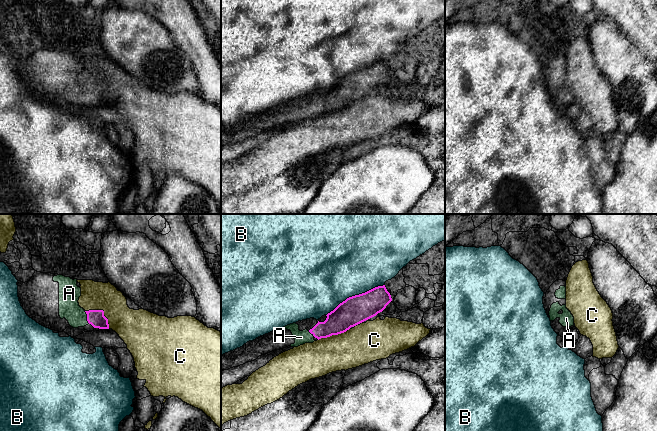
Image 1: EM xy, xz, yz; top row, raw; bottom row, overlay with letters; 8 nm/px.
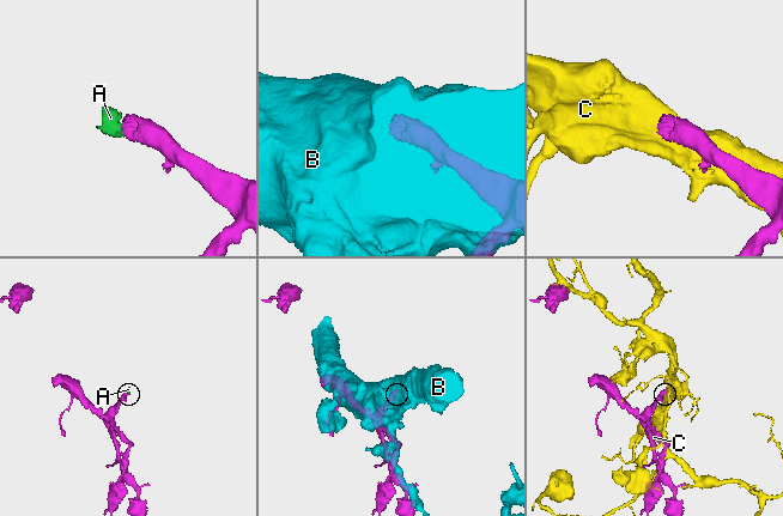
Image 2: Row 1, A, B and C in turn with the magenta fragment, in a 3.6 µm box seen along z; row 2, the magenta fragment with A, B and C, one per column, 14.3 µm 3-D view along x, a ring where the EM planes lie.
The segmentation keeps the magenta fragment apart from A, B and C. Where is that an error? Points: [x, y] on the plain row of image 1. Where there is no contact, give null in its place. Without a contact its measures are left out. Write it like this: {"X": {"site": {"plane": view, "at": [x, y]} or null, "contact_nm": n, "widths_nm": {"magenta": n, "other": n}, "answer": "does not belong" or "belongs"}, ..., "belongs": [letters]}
{"A": {"site": {"plane": "xy", "at": [87, 93]}, "contact_nm": 110, "widths_nm": {"magenta": 140, "other": 170}, "answer": "belongs"}, "B": {"site": {"plane": "xz", "at": [355, 71]}, "contact_nm": 550, "widths_nm": {"magenta": 220, "other": 500}, "answer": "does not belong"}, "C": {"site": {"plane": "xy", "at": [103, 87]}, "contact_nm": 240, "widths_nm": {"magenta": 140, "other": 240}, "answer": "does not belong"}, "belongs": ["A"]}

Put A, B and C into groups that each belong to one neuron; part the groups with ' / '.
A / B / C

